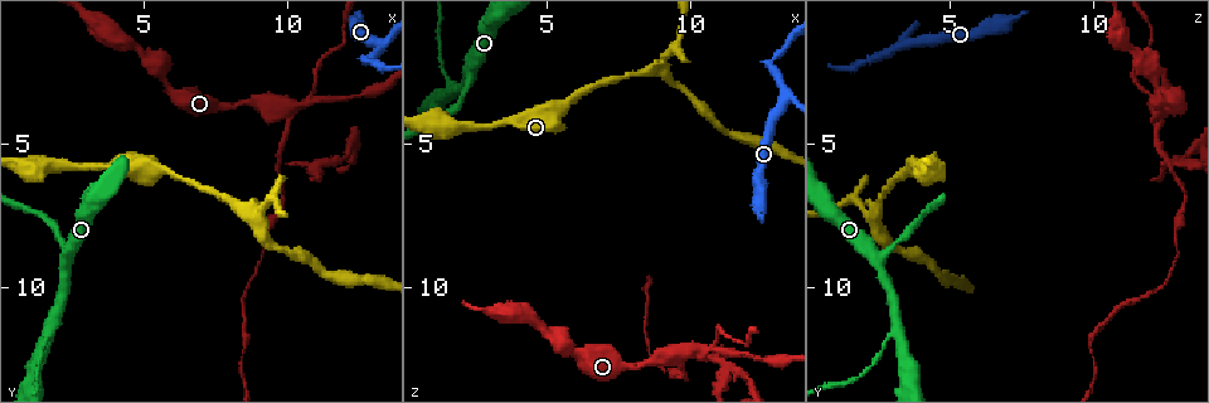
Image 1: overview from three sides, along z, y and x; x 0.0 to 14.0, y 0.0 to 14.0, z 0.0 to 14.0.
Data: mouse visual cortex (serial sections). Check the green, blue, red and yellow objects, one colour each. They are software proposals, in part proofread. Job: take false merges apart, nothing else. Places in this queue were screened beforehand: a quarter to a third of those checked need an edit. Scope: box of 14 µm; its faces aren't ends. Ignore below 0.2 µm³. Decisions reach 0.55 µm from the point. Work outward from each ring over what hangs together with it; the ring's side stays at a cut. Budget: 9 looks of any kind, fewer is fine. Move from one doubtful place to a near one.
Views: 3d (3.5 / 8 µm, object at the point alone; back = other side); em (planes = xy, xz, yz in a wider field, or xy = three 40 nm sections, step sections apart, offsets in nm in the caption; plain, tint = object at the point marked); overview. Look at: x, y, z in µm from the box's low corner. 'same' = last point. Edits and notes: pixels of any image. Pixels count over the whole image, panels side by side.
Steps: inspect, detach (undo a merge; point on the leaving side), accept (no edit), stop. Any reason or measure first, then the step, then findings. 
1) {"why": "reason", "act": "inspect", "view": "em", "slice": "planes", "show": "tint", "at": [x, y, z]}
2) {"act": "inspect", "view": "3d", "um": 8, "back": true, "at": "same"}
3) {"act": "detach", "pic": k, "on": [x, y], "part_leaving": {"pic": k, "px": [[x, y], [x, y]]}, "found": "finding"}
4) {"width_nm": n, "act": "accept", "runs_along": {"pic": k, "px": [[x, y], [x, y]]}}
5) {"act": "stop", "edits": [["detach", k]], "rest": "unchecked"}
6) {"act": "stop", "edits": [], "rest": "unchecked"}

{"why": "branch point", "act": "inspect", "view": "3d", "um": 3.5, "at": [1.6, 11.6, 3.2]}

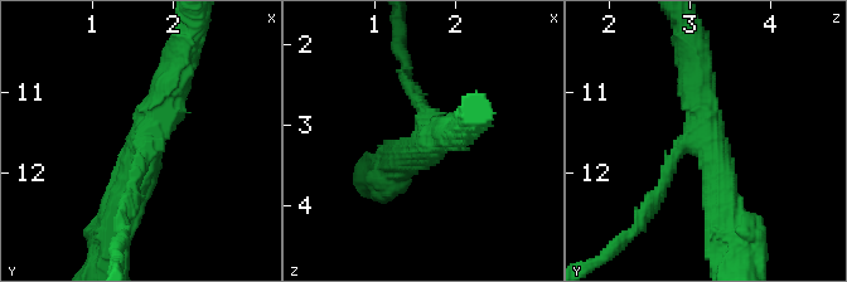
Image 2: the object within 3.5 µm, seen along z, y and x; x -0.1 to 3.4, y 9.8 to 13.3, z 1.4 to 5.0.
{"act": "inspect", "view": "em", "slice": "xy", "step": 2, "show": "tint", "at": [1.70, 11.50, 3.15]}

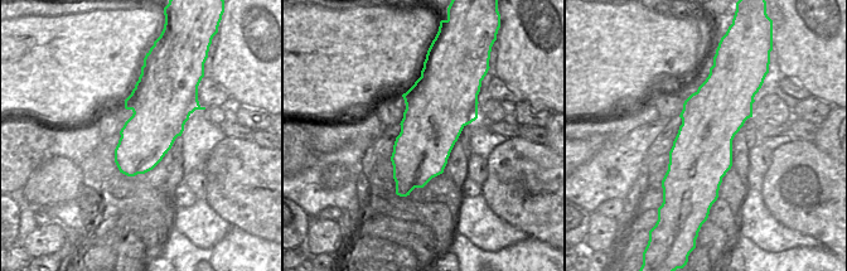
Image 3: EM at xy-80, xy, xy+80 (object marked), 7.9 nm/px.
{"arm_widths_nm": [150, 350, 450], "act": "accept", "runs_along": {"pic": 2, "px": [[184, 58], [134, 163], [122, 205]]}, "found": "all the same cell"}

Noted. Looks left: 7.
{"why": "three-way junction", "act": "inspect", "view": "3d", "um": 8, "at": [8.6, 7.4, 2.5]}

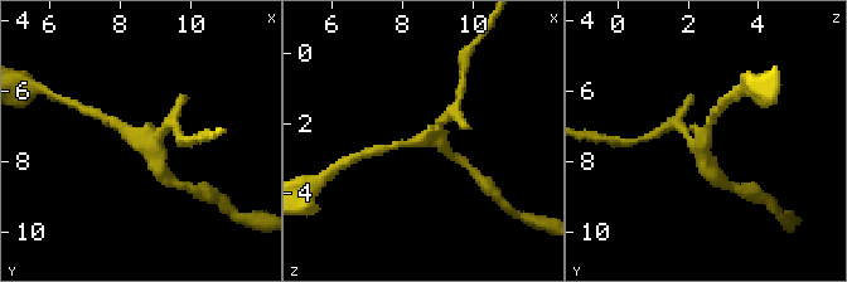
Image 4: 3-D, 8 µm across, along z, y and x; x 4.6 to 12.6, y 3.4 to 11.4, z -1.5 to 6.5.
{"act": "inspect", "view": "em", "slice": "xy", "step": 1, "show": "tint", "at": [8.6, 7.5, 2.4]}

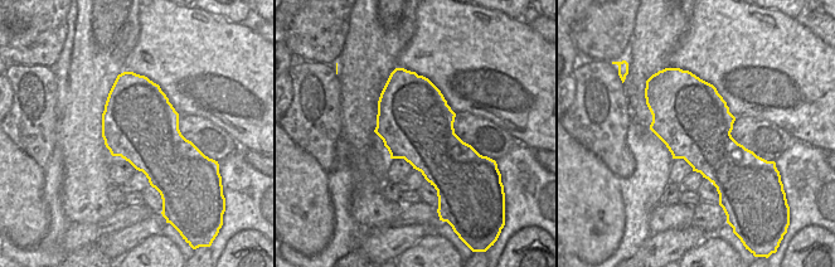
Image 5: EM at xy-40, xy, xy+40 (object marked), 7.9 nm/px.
{"act": "detach", "pic": 4, "on": [165, 129], "part_leaving": {"pic": 4, "px": [[437, 127], [458, 103], [459, 95]]}, "found": "two cells meet here"}

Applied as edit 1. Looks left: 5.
{"act": "inspect", "view": "overview"}

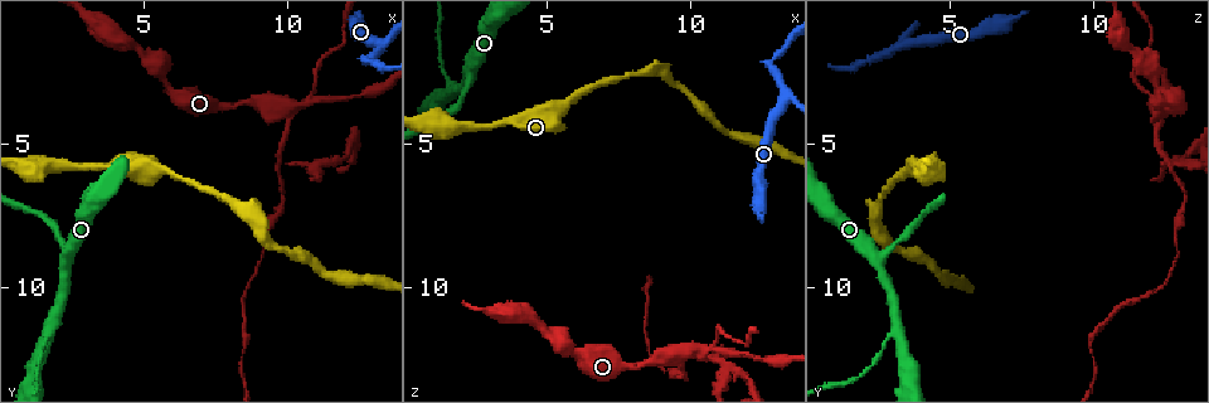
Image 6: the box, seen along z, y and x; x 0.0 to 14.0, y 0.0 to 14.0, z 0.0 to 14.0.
{"why": "arms part here", "act": "inspect", "view": "3d", "um": 3.5, "at": [13.2, 1.5, 3.6]}

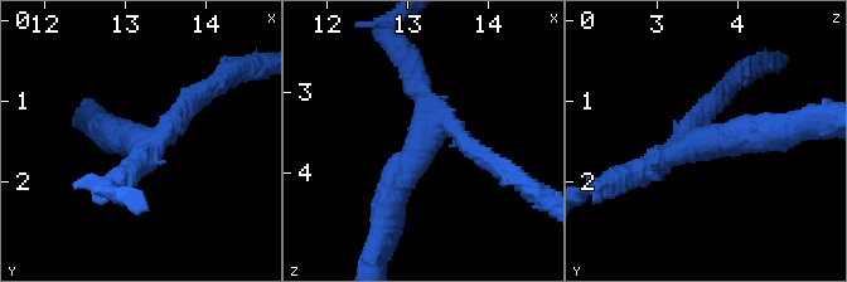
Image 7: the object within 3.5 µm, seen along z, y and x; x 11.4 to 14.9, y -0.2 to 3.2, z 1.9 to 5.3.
{"arms": 3, "arm_widths_nm": [250, 300, 400], "why": "now the EM", "act": "inspect", "view": "em", "slice": "xy", "step": 5, "show": "tint", "at": [13.20, 1.50, 3.50]}

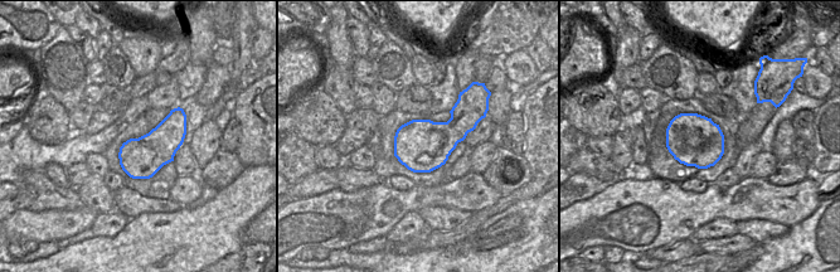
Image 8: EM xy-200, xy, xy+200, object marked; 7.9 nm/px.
{"why": "cut it another way", "act": "inspect", "view": "em", "slice": "planes", "show": "tint", "at": "same"}

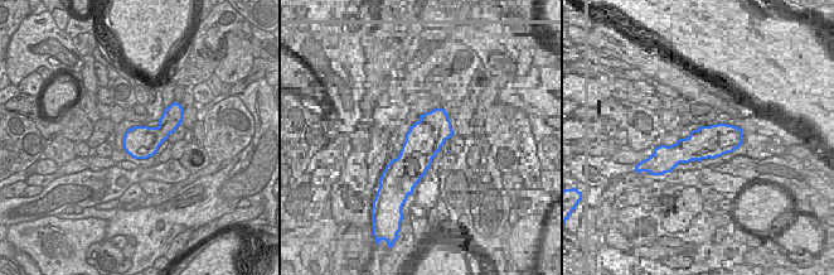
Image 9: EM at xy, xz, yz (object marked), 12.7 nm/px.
{"act": "accept", "runs_along": {"pic": 7, "px": [[772, 130], [701, 141], [629, 173]]}, "found": "one cell here"}

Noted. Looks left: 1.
{"act": "stop", "edits": [["detach", 4]], "rest": "unchecked"}

